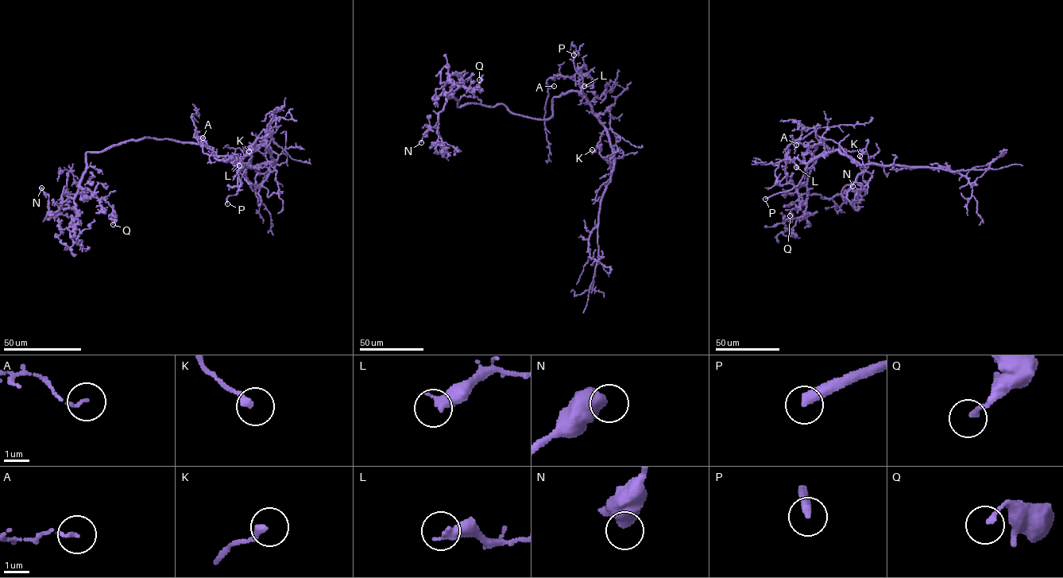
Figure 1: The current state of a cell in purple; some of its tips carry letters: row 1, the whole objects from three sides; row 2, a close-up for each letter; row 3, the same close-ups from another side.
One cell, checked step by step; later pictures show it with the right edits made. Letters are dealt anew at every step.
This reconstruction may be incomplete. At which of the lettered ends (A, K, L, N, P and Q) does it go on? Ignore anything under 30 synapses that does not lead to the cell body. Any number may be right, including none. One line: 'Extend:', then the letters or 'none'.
Extend: P

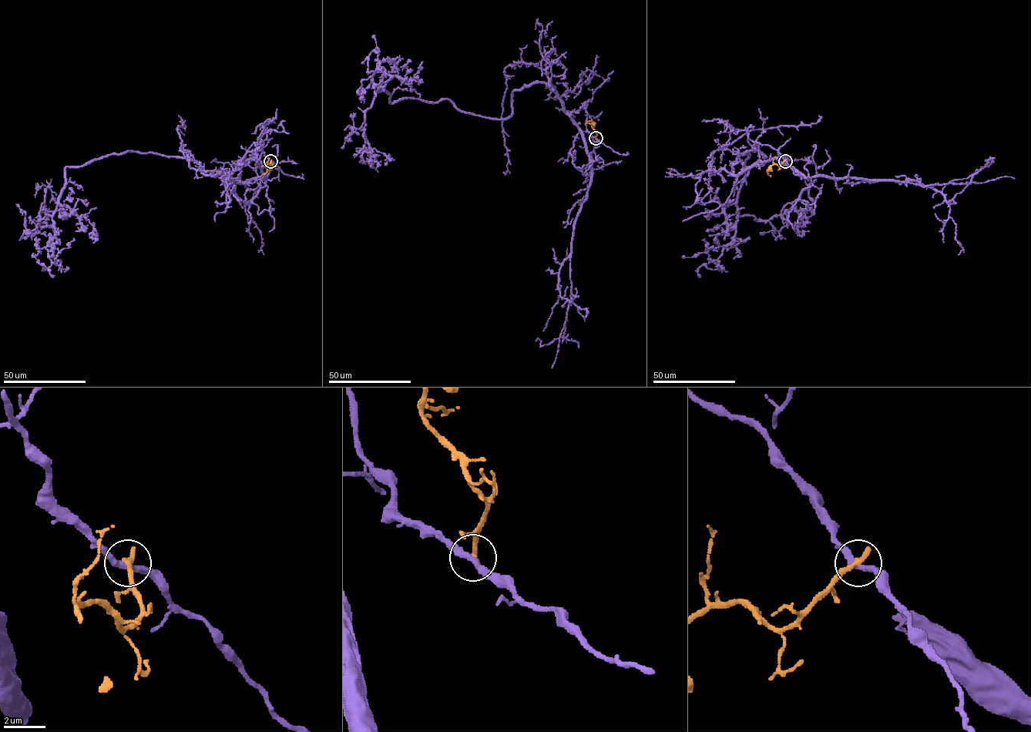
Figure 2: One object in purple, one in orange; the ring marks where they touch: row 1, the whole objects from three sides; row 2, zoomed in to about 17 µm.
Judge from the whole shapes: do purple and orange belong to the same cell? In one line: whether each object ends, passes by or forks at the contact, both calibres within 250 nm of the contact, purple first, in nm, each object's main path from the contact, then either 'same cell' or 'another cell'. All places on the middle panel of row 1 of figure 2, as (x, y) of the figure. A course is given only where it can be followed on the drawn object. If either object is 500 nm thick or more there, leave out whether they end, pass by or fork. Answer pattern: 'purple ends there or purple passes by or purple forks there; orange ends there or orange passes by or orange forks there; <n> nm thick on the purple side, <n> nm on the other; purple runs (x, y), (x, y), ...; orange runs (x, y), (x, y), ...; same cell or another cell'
purple passes by; orange ends there; 280 nm thick on the purple side, 320 nm on the other; purple runs (596, 138), (544, 83), (515, 89), (503, 119), (448, 99), (391, 102), (384, 90), (365, 113), (378, 172); orange runs (596, 138), (596, 134), (592, 126), (592, 120), (586, 123); another cell

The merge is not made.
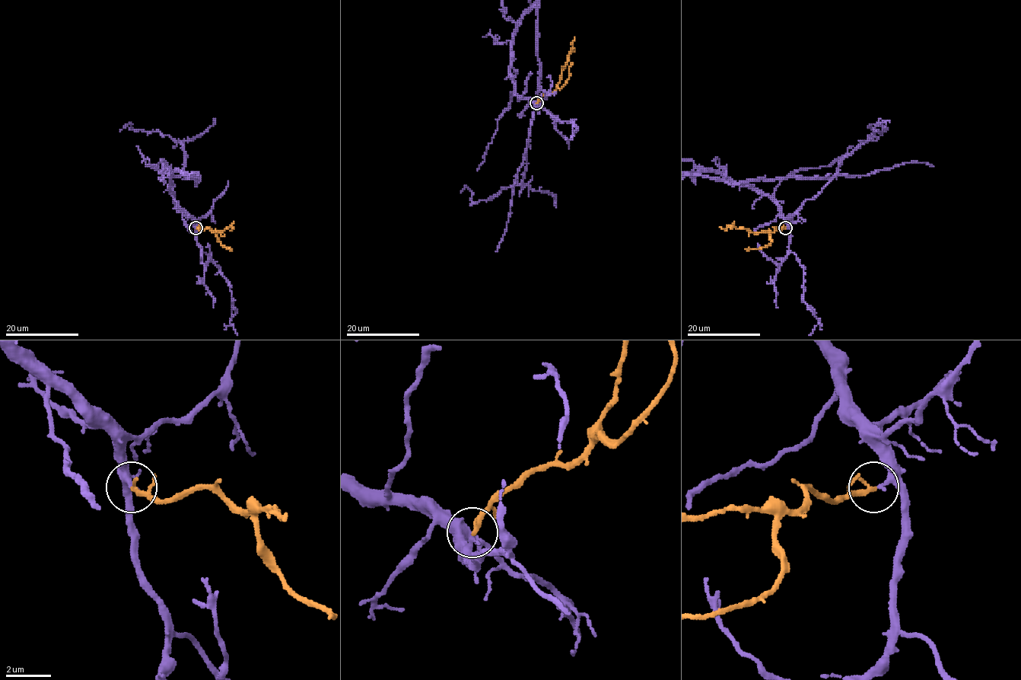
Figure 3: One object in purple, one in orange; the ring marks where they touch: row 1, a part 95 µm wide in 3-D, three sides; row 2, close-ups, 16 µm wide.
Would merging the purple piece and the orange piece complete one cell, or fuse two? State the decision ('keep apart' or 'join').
join

